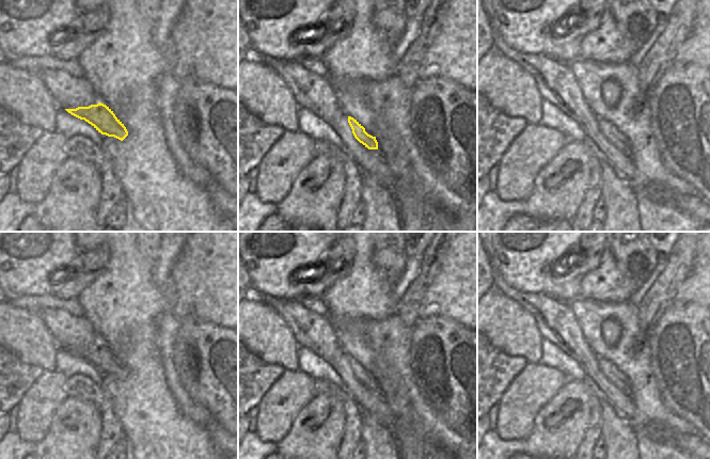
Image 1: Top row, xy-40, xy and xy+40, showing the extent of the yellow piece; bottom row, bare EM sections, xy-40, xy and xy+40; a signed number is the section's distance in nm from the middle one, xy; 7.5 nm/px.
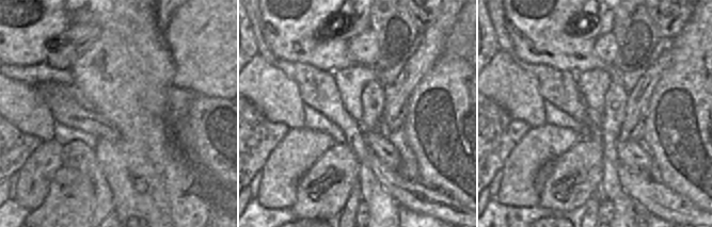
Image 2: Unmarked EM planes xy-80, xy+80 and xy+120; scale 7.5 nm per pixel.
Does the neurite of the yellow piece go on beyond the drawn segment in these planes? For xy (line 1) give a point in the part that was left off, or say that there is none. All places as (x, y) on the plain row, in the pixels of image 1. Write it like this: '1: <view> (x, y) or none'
1: xy (373, 372)

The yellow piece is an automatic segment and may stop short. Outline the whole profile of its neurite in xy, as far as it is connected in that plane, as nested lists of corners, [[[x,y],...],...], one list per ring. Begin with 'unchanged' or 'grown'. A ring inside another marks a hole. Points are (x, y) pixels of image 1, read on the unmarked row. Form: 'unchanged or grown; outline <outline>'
grown; outline [[[348,355],[348,362],[352,368],[354,377],[368,389],[378,389],[375,368],[365,368],[357,359]]]

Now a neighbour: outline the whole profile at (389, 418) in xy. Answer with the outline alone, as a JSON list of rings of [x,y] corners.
[[[376,368],[376,379],[378,381],[378,389],[380,390],[388,407],[386,413],[381,414],[379,418],[393,431],[397,420],[397,405],[393,398],[393,387],[389,385],[389,379],[386,376],[378,368]]]

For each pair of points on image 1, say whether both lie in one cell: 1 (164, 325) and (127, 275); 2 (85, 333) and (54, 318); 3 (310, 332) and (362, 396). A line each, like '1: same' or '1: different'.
1: different
2: same
3: same

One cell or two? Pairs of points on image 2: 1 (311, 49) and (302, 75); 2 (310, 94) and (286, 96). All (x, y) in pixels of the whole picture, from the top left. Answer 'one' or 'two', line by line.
1: two
2: two

